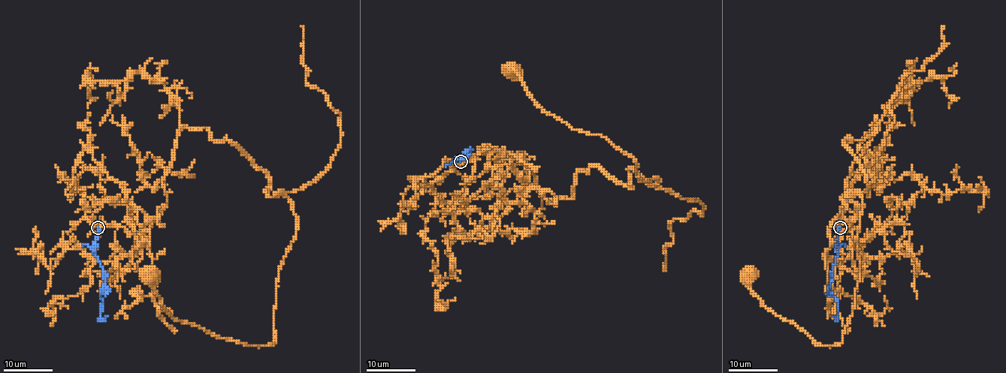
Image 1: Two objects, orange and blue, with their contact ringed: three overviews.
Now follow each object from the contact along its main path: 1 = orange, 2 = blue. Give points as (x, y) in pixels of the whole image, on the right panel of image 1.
1: (839, 227), (877, 128), (844, 140), (866, 188), (843, 341), (749, 273)
2: (839, 227), (837, 254), (829, 284), (831, 293), (837, 302), (838, 317), (832, 317)

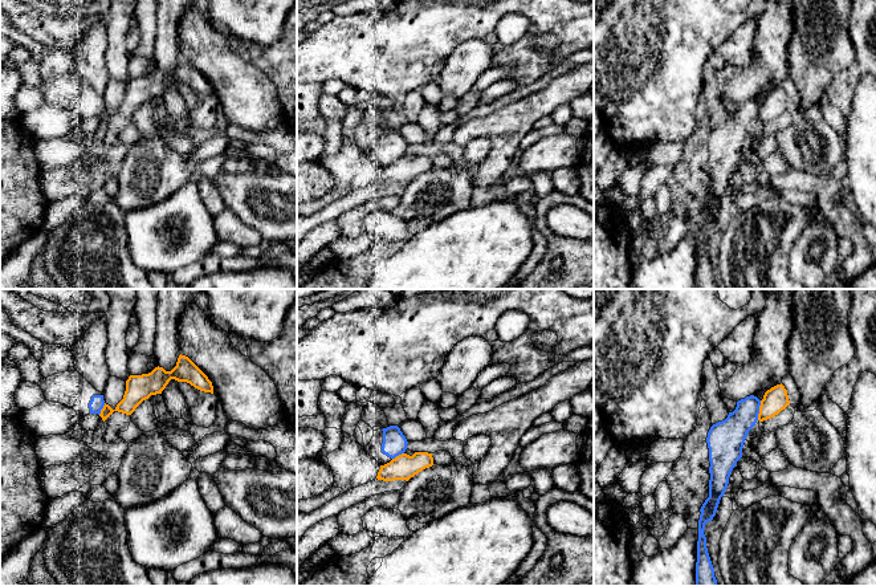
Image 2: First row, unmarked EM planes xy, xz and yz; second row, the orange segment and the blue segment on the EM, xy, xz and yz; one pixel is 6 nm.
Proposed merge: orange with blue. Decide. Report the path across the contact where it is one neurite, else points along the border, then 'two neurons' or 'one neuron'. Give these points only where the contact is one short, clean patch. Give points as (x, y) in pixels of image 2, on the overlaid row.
along yz (761, 401), (757, 419) | two neurons

